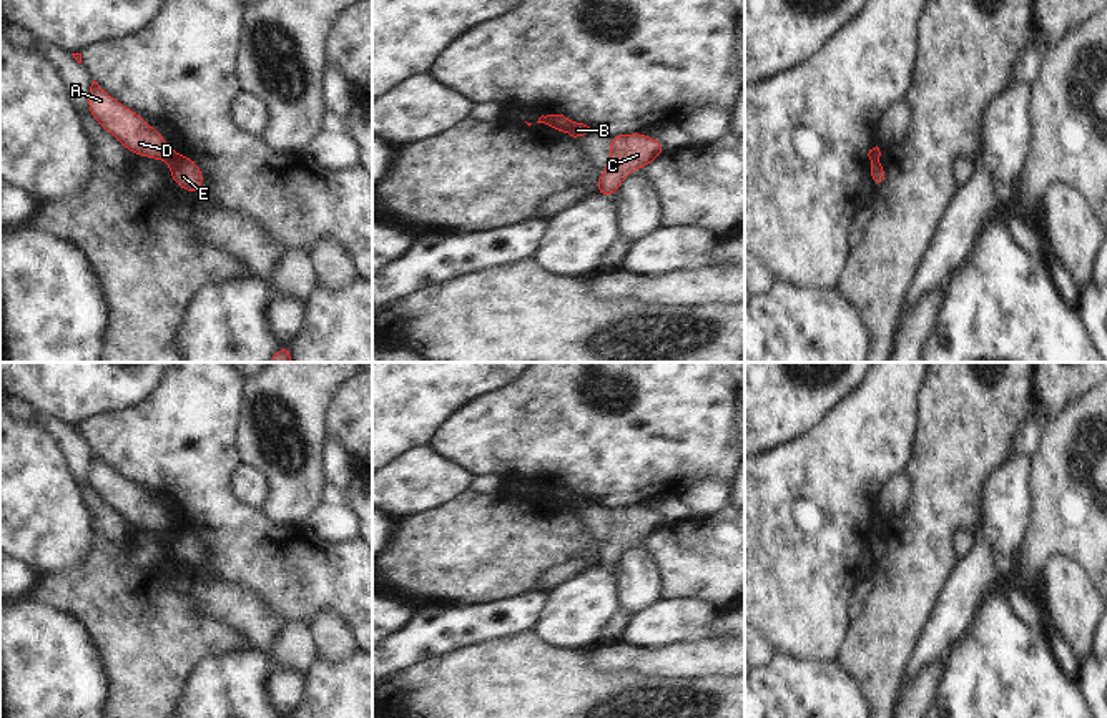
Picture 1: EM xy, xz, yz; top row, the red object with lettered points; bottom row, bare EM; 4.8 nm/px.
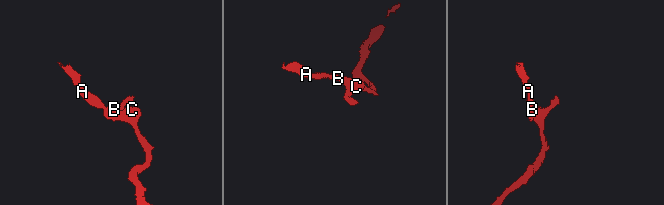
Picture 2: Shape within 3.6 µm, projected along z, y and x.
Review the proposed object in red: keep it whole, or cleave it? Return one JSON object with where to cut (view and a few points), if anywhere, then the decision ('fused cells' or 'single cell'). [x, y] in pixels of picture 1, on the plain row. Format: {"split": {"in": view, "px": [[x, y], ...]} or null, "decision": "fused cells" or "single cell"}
{"split": {"in": "xy", "px": [[177, 531], [170, 536]]}, "decision": "fused cells"}

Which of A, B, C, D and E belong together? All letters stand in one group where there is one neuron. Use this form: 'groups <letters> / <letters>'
groups A D / B C E

